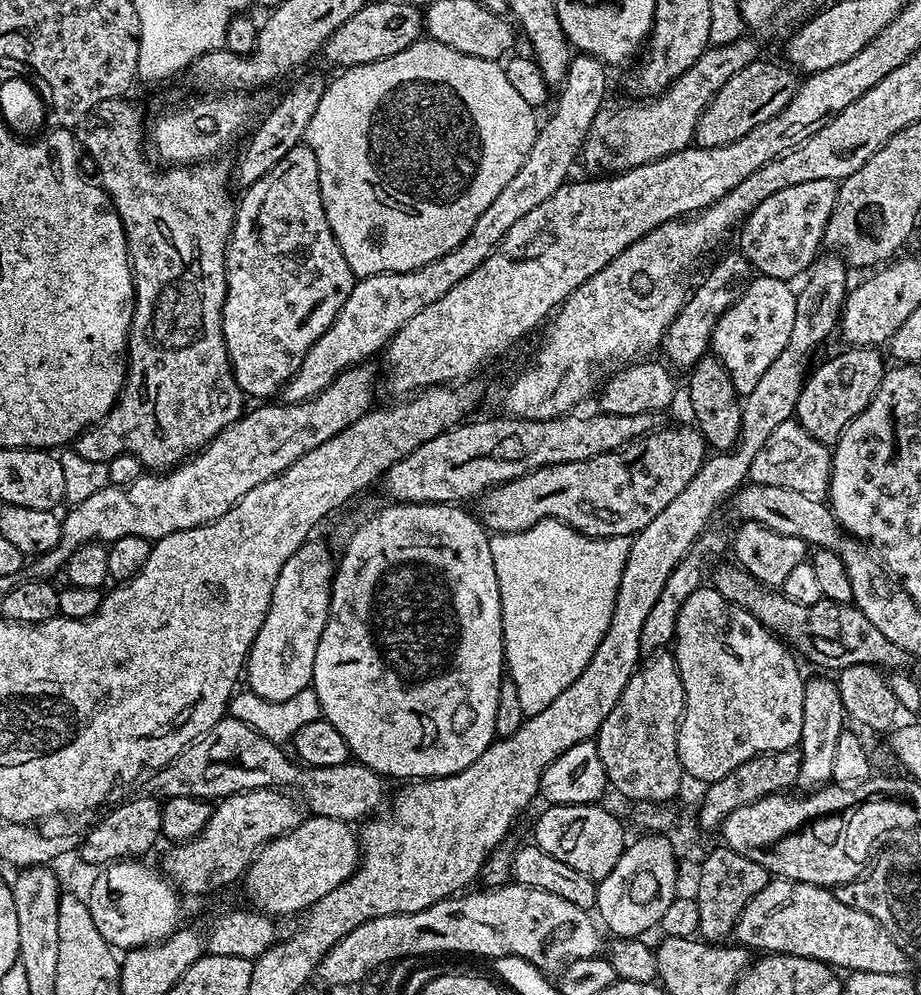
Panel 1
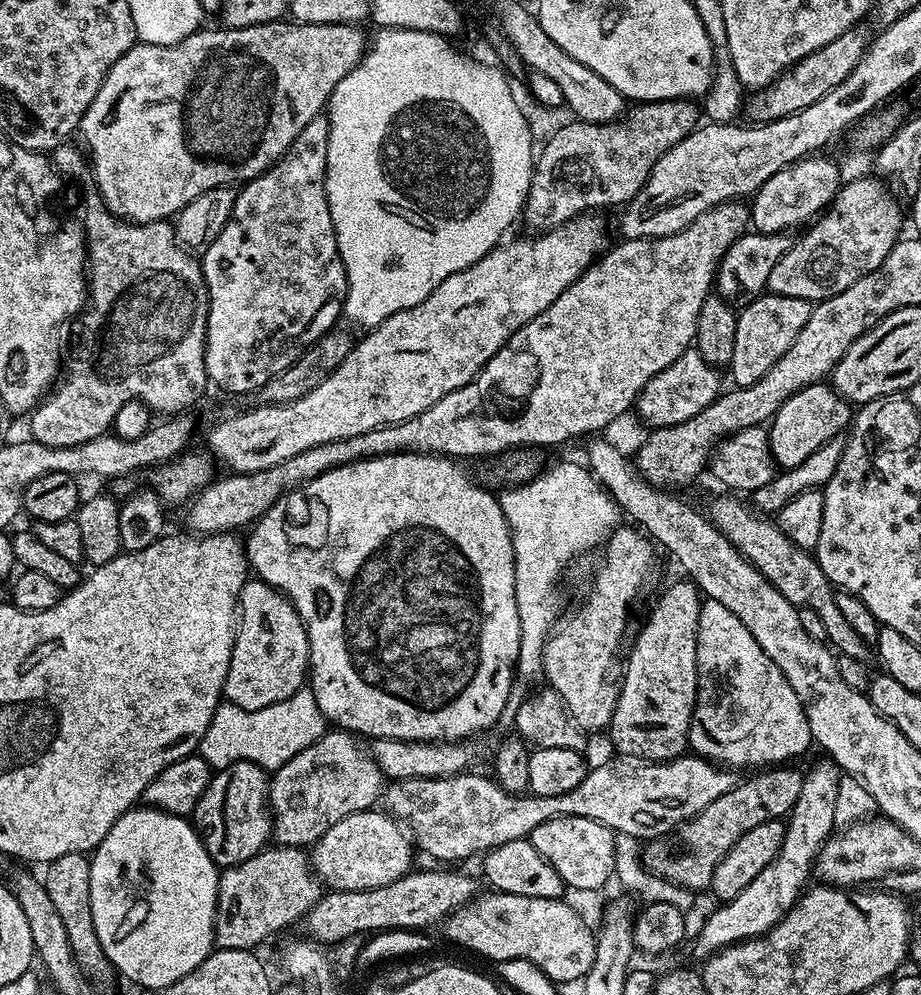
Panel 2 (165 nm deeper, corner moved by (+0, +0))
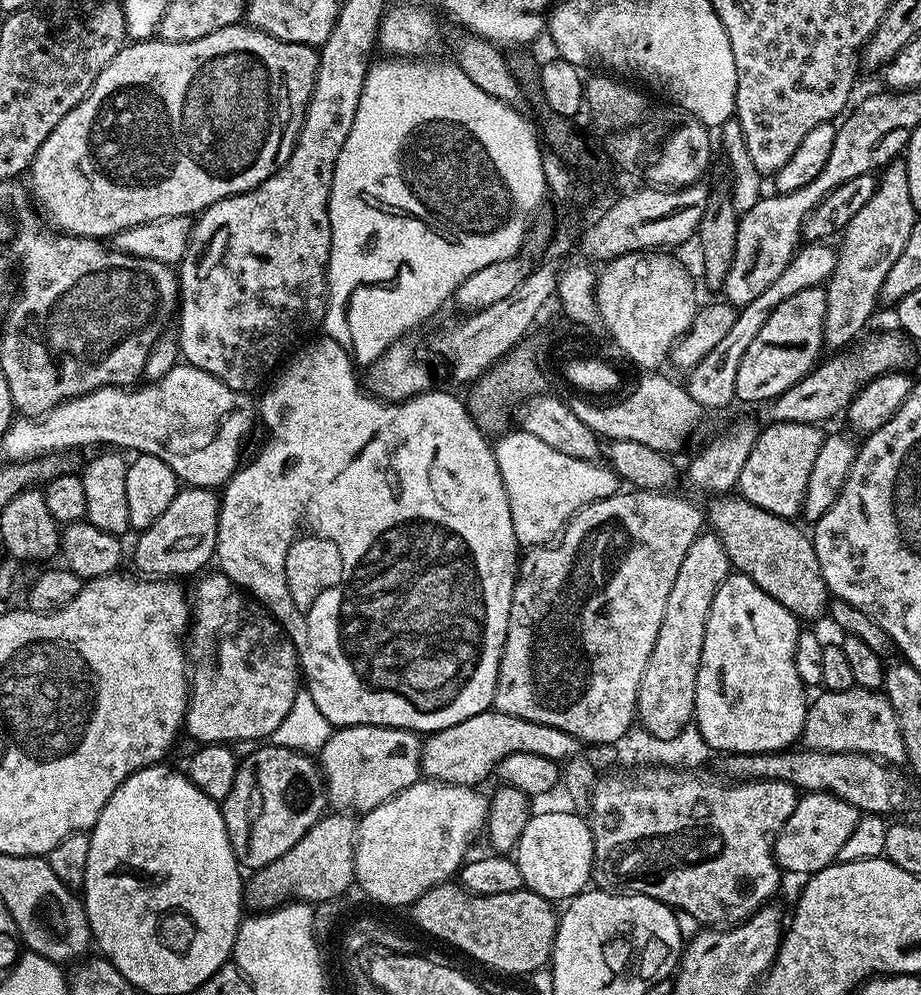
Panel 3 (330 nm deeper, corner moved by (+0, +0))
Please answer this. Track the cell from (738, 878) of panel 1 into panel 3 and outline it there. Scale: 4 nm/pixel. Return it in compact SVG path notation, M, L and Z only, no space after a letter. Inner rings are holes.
M804 792L797 799L794 814L786 818L786 826L776 836L776 862L785 873L797 872L800 878L820 872L826 866L837 863L836 855L854 826L858 826L862 813L850 802L829 792Z

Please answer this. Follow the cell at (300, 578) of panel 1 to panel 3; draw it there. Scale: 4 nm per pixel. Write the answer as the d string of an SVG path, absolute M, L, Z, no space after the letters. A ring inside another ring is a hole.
M212 571L195 581L196 597L193 595L190 600L191 627L208 628L208 656L202 657L196 665L191 665L184 728L200 746L228 744L232 740L260 742L278 730L282 718L286 718L286 714L290 714L290 706L294 706L296 693L302 688L300 658L296 655L292 639L263 604L253 602L248 593L233 584L223 572Z

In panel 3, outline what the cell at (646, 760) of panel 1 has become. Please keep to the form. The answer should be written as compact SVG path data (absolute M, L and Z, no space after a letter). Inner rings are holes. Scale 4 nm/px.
M711 530L701 531L695 542L686 550L686 558L682 558L682 566L678 569L678 578L674 578L674 586L670 590L670 598L666 598L666 614L662 618L662 626L658 630L658 638L654 642L654 650L650 654L650 662L646 666L646 674L642 674L642 682L636 699L636 714L639 723L655 738L673 739L679 731L693 723L696 710L696 675L702 654L702 642L706 634L706 618L710 610L710 602L714 602L714 594L718 586L730 575L728 555L716 533Z

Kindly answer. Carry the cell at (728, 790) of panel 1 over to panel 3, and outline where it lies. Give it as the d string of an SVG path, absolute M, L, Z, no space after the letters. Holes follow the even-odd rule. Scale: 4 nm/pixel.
M641 767L636 777L633 778L633 774L628 770L612 770L607 774L601 775L599 779L595 781L591 789L591 813L590 823L592 825L592 837L594 838L594 862L592 863L592 878L591 883L595 885L597 889L604 890L608 889L621 894L635 894L637 896L649 896L654 898L658 902L667 904L669 908L673 910L679 910L685 912L688 916L693 916L694 919L700 923L700 926L731 926L734 924L741 924L742 921L748 920L758 909L764 907L765 904L769 903L773 899L772 895L780 888L780 876L782 877L782 869L776 862L776 836L782 830L782 826L786 826L786 818L790 818L790 814L794 814L794 806L798 799L798 789L793 784L787 784L781 780L745 780L743 782L732 782L729 783L729 788L723 788L720 784L711 784L708 780L703 780L699 775L701 774L696 770L673 770L669 767Z

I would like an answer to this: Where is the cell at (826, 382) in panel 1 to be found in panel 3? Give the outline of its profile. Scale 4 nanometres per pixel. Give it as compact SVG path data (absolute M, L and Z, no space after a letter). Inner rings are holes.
M802 422L769 423L764 427L768 428L759 429L750 458L746 458L746 466L742 466L739 495L762 510L770 510L770 514L799 517L804 506L810 469L814 467L814 458L818 458L818 450L822 450L825 433L815 424Z

